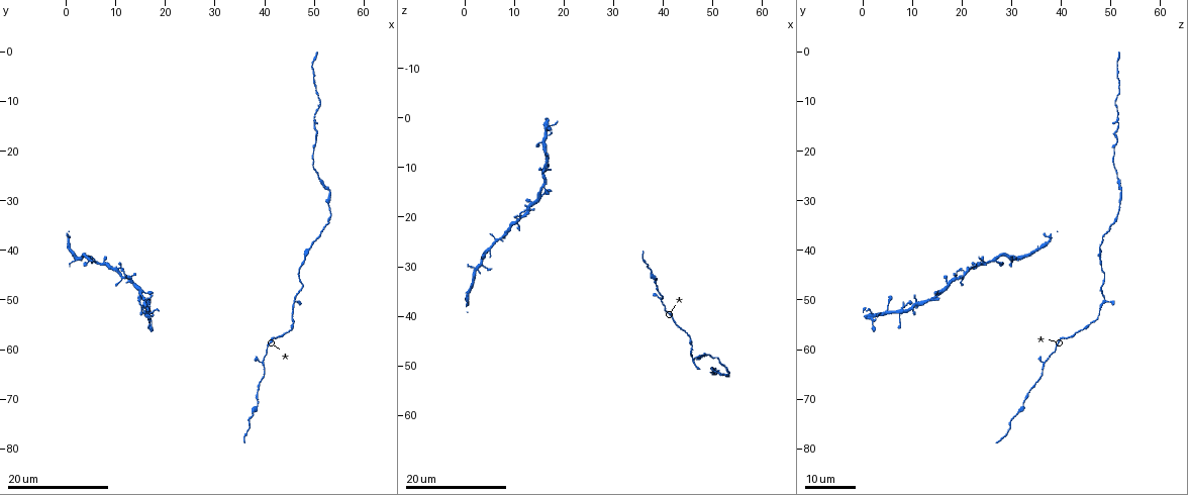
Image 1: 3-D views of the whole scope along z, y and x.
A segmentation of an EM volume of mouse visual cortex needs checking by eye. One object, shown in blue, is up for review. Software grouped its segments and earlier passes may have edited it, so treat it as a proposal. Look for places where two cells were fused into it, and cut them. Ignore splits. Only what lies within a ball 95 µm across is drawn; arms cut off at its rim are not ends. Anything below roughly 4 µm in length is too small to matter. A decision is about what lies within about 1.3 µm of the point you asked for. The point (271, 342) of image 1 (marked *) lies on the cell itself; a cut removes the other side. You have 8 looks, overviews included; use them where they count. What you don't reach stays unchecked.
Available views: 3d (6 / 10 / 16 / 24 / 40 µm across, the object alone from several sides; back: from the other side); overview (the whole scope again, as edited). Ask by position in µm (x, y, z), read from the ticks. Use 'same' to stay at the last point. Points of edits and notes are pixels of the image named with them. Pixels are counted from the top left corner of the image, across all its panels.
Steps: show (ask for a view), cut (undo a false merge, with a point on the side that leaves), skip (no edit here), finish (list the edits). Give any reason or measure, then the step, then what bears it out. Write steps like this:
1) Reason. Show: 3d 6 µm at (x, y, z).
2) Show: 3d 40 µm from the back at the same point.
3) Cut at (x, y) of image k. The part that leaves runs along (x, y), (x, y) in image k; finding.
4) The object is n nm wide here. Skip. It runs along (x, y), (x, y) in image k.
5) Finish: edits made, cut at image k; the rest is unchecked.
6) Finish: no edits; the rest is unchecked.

A fork. Show: 3d 16 µm at (39.5, 62.5, 36.0).

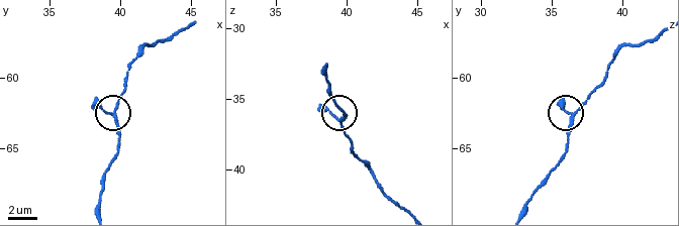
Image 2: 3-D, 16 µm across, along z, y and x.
Closer look. Show: 3d 10 µm at (39.6, 62.8, 36.4).

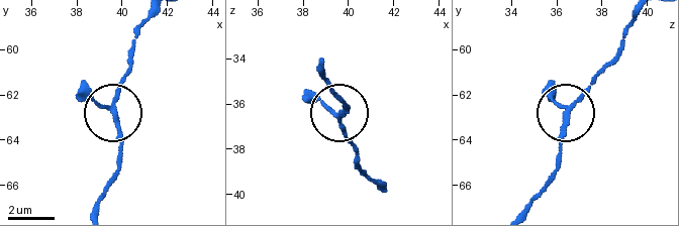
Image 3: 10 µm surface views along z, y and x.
Skip. Continuous, no second cell.

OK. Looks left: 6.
Narrows sharply. Show: 3d 24 µm at (38.5, 71.0, 32.5).

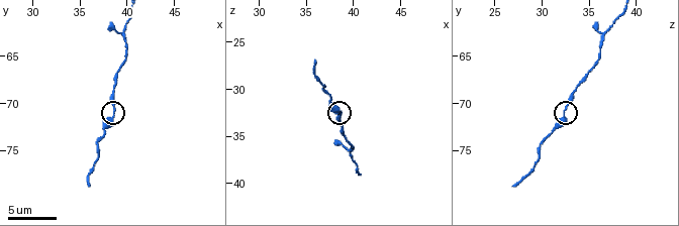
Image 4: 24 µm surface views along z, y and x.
Show: 3d 6 µm at (38.8, 71.0, 32.6).

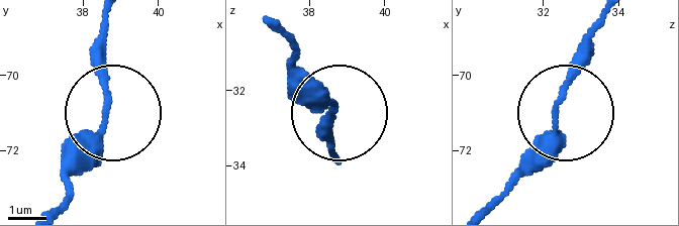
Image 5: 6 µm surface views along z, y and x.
Skip. It runs along (333, 155), (333, 104), (288, 60) in image 5; one cell here.

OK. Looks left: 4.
Side arm on a straight run. Show: 3d 24 µm at (15.5, 50.0, 14.5).

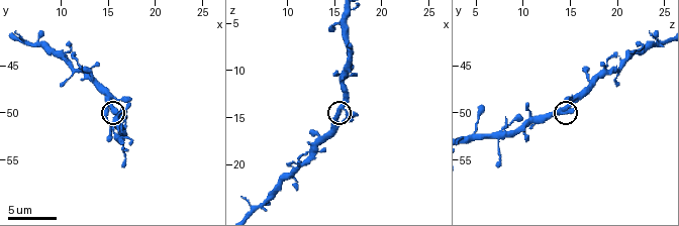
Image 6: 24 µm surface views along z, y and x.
Show: 3d 6 µm at (15.6, 49.4, 14.4).

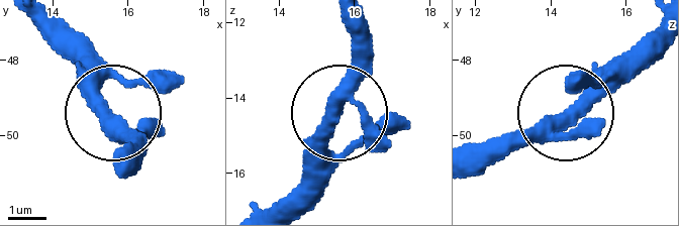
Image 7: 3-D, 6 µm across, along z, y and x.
3 arms meet here. Skip. All the same cell.

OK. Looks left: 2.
Thin neck. Show: 3d 10 µm at (16.4, 51.0, 8.4).

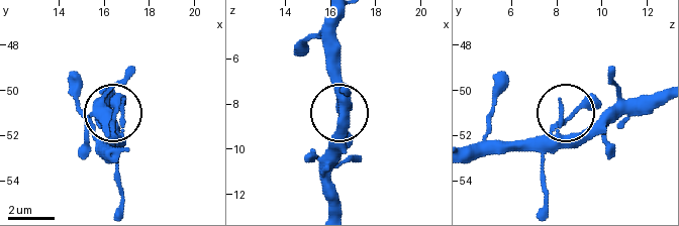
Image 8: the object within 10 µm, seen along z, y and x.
Show: 3d 10 µm from the back at (16.4, 51.2, 8.6).

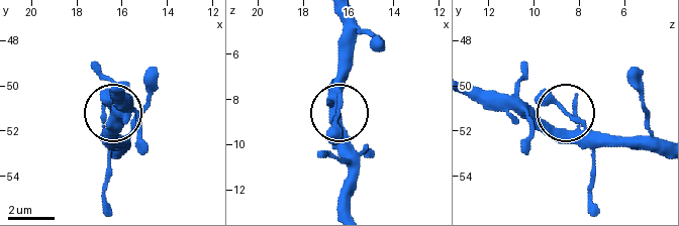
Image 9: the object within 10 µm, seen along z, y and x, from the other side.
Skip. One cell here.

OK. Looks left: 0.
Finish: no edits; the rest is unchecked.

